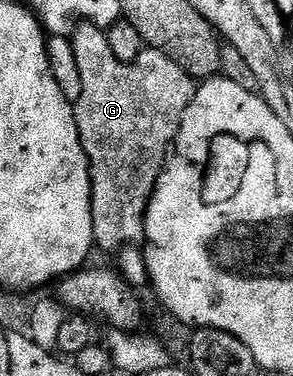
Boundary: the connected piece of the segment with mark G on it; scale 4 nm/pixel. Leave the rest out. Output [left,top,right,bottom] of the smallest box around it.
[72,23,196,254]

